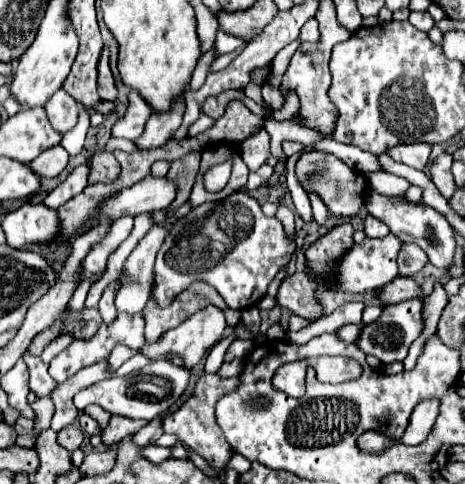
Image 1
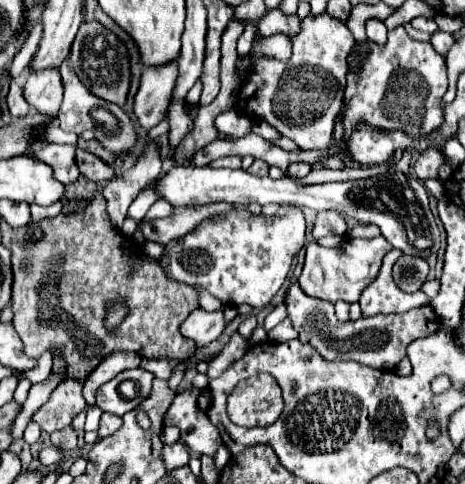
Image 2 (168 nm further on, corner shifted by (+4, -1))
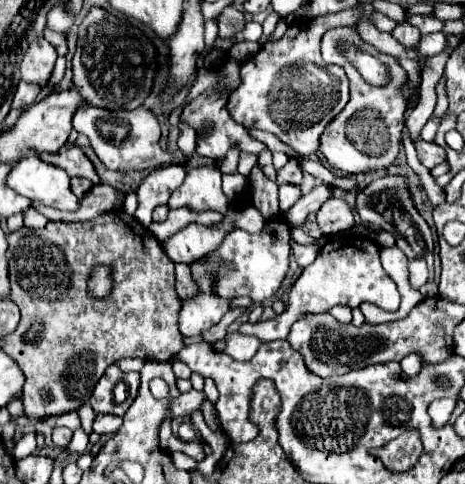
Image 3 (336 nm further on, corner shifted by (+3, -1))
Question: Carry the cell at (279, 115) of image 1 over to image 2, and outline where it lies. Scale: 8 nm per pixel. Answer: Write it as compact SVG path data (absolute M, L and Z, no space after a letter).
M184 101L173 102L168 109L170 146L175 148L192 130L193 120L184 110Z

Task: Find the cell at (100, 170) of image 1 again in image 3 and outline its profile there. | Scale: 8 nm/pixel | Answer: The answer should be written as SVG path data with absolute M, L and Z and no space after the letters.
M70 147L58 153L36 153L40 155L42 161L62 167L70 177L86 177L92 183L100 183L100 177L94 171L94 165L90 163L90 159L82 153L80 147Z

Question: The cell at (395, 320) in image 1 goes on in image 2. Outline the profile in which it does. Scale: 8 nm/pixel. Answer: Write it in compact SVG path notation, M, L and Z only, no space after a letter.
M293 283L289 287L285 295L285 307L287 307L293 327L299 333L299 339L303 343L313 345L325 359L329 361L353 359L353 361L359 361L363 365L383 369L383 371L395 369L395 365L407 355L409 343L413 343L419 337L427 337L435 333L435 329L439 327L439 319L429 305L411 309L401 315L373 315L373 317L361 317L355 323L353 321L339 323L333 313L333 303L319 301L317 297L307 297L307 293L299 289L299 283Z

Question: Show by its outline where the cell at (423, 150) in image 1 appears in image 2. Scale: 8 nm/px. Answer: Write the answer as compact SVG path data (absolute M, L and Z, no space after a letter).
M361 125L347 143L347 149L353 155L353 161L361 165L383 165L385 161L393 159L397 149L409 149L411 145L413 139L403 131L379 131Z

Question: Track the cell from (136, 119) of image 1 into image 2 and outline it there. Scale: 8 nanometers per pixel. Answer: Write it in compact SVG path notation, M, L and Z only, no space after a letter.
M177 63L161 65L157 69L145 69L141 75L139 91L133 101L133 111L139 125L149 131L159 121L165 119L167 103L171 99L171 89L177 79Z

